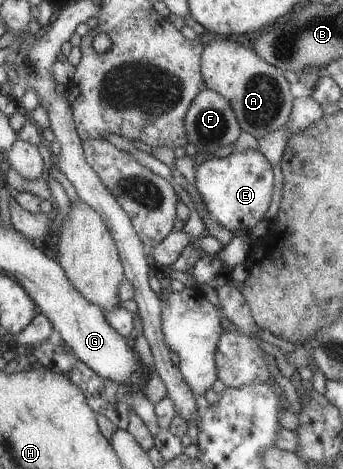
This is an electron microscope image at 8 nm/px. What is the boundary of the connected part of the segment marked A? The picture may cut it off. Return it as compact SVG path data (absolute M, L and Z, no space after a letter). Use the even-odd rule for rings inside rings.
M205 37L207 48L203 50L202 77L206 81L206 89L229 100L239 128L257 140L267 136L269 132L283 128L289 122L295 98L289 91L290 83L282 70L267 64L258 53L237 42L231 42L225 37Z

